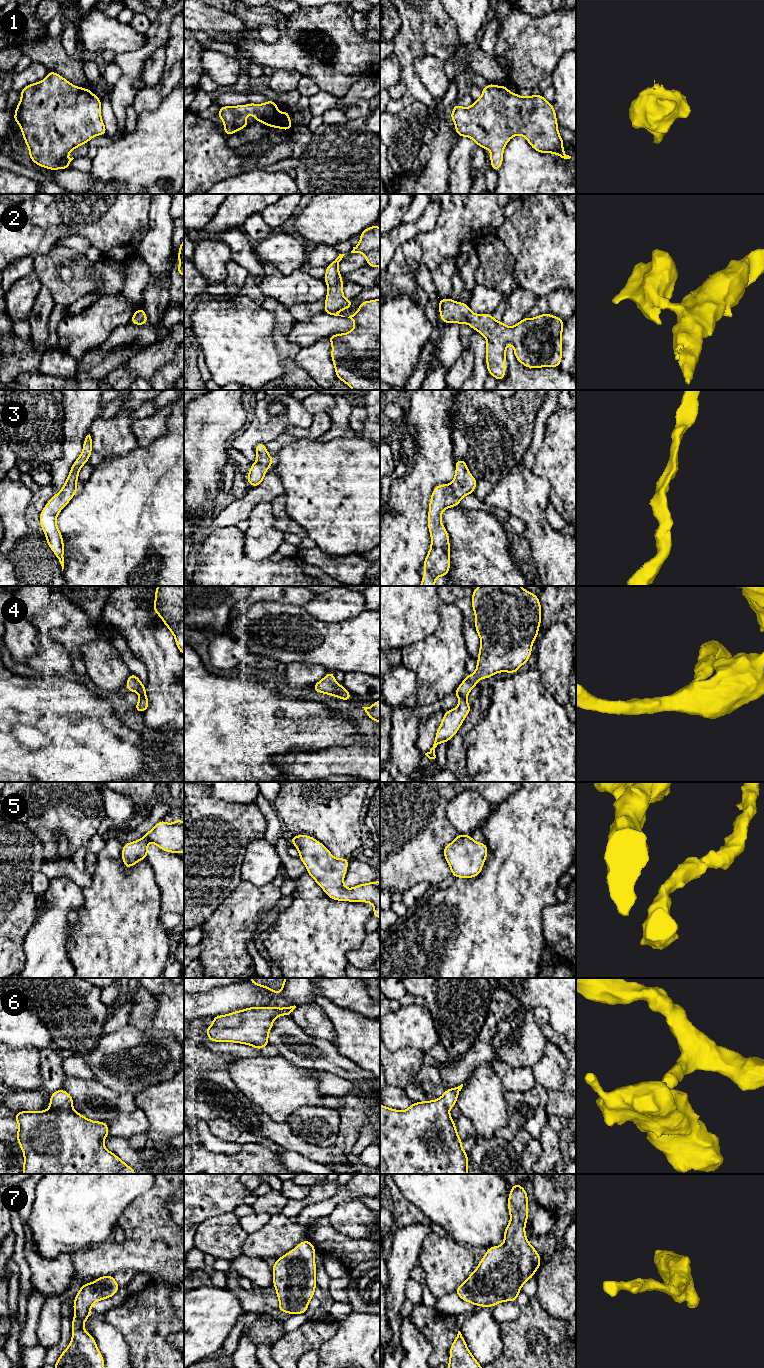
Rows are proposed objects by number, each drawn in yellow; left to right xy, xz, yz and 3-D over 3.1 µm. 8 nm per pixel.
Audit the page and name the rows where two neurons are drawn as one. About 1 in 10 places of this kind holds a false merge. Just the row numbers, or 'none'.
none

